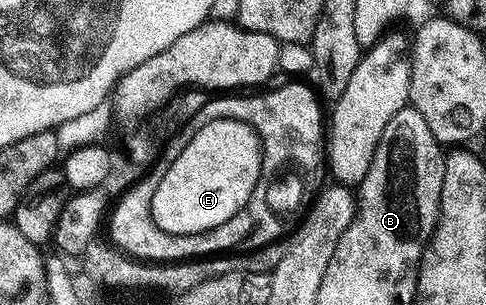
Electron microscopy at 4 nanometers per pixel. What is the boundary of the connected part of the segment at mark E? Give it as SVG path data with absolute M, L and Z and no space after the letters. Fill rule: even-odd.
M214 120L209 126L201 126L157 187L151 199L153 222L174 236L213 230L229 222L250 205L262 161L259 136L243 120Z

